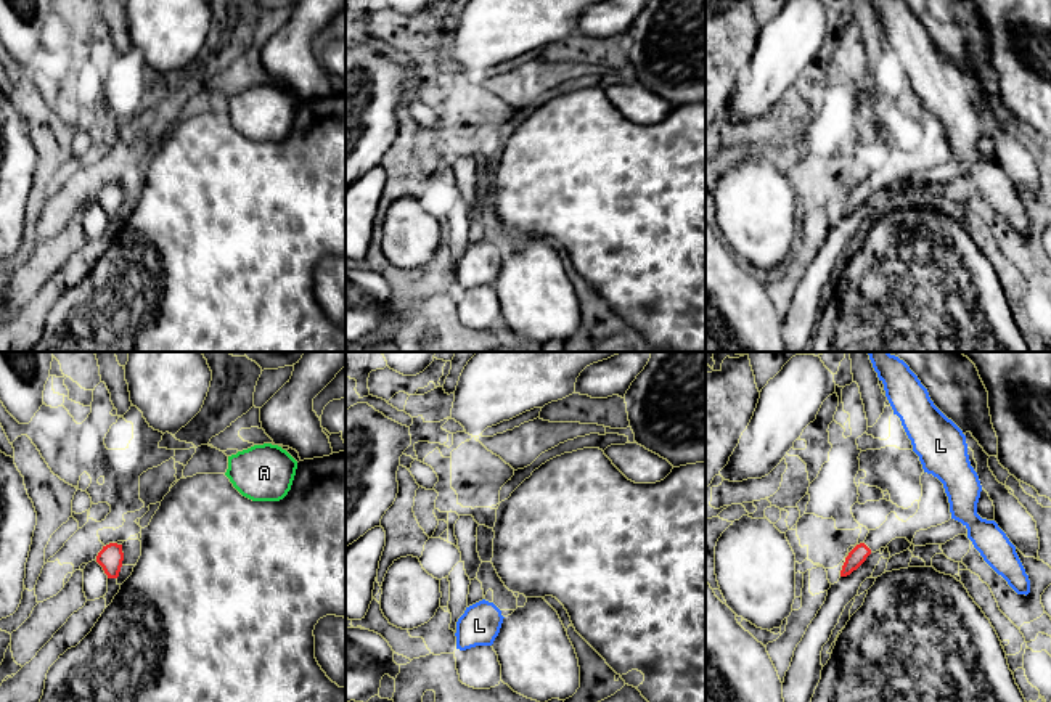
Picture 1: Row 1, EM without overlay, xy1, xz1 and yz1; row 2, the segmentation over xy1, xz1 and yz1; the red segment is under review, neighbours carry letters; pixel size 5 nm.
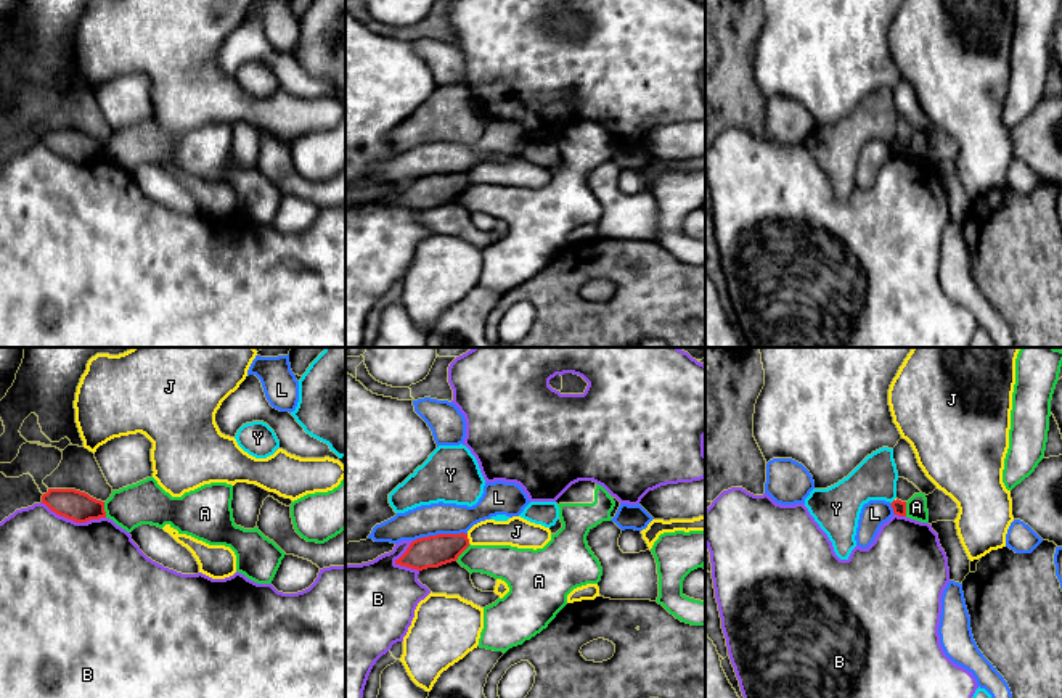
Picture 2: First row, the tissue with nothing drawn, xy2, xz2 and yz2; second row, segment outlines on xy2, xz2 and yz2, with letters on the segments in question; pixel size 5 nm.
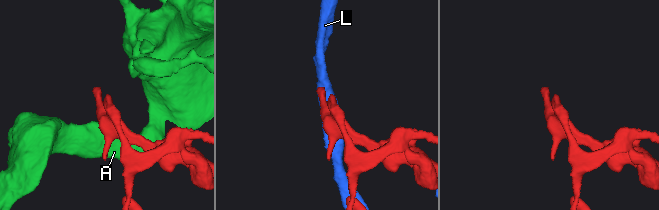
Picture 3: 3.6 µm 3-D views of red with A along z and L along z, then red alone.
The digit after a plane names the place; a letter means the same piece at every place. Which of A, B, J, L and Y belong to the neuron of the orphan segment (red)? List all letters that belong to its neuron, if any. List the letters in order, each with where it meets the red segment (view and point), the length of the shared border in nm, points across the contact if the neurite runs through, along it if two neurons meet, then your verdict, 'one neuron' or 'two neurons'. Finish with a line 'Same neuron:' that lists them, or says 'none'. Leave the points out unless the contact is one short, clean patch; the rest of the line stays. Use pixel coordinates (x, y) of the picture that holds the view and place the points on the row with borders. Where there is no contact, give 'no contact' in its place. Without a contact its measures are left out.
A: contact xz2 (463, 550); length 120 nm; border xz2 (469, 544), (455, 560); two neurons
B: contact xy2 (73, 520); length 340 nm; two neurons
J: contact xz2 (468, 539); length 50 nm; border xz2 (466, 534), (469, 542); two neurons
L: contact xz2 (439, 534); length 280 nm; two neurons
Y: contact yz2 (892, 502); length 40 nm; two neurons
Same neuron: none

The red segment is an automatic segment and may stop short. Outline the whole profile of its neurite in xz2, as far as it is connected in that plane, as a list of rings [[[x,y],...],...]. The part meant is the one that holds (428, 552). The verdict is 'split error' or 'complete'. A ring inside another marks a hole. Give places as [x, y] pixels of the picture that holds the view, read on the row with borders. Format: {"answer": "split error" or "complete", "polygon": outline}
{"answer": "complete", "polygon": [[[437,534],[416,539],[406,552],[395,560],[395,565],[411,569],[439,568],[456,561],[458,556],[469,547],[468,534]]]}

